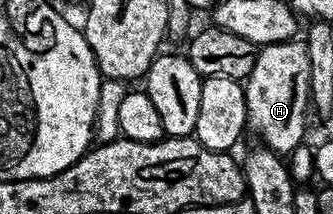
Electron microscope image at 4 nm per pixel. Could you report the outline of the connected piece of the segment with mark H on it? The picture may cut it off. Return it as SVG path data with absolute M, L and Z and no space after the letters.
M295 39L293 41L281 41L280 43L272 43L271 45L261 46L257 50L258 58L252 67L249 77L245 78L244 88L246 90L246 120L248 122L249 132L255 133L259 137L261 144L267 149L271 149L274 153L279 155L289 155L298 145L303 144L306 133L306 109L308 113L308 106L310 105L310 76L308 75L308 51L306 50L306 42L302 39Z

